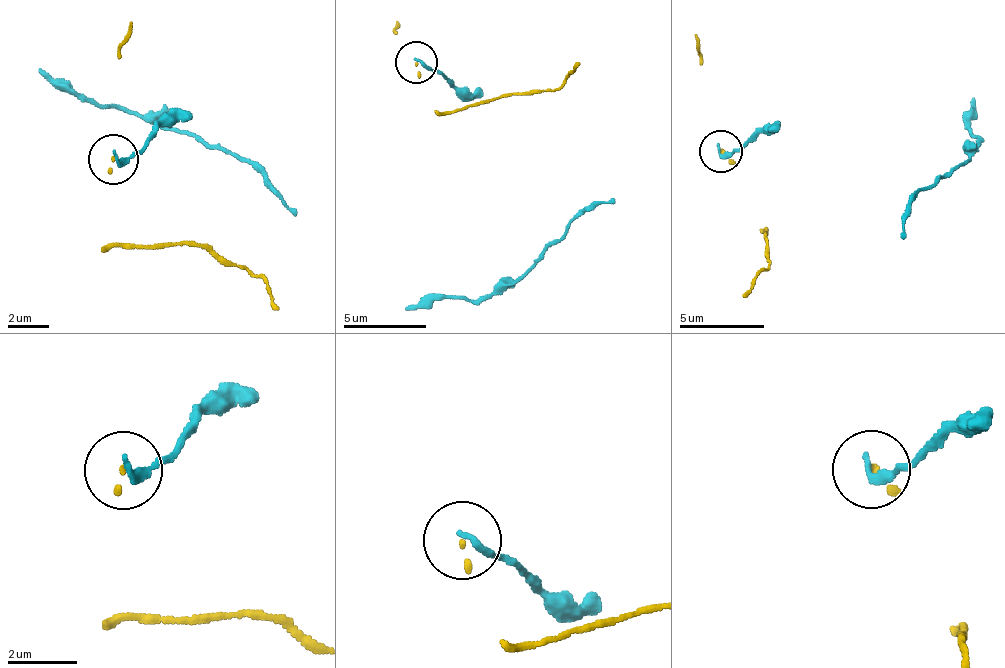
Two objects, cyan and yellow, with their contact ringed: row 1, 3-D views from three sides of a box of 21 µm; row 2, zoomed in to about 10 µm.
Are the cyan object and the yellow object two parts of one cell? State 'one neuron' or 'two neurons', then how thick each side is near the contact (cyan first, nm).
two neurons; 240 nm thick on the cyan side, 110 nm on the other

